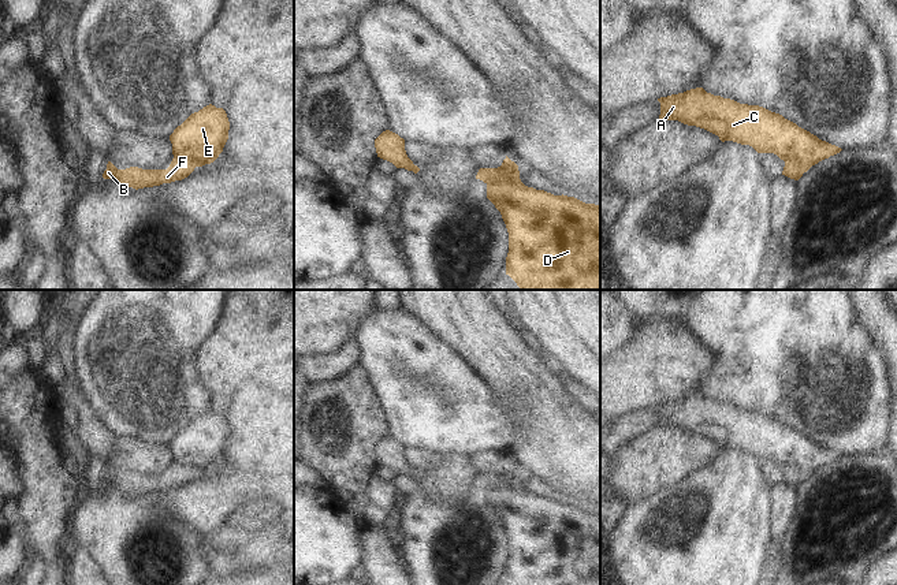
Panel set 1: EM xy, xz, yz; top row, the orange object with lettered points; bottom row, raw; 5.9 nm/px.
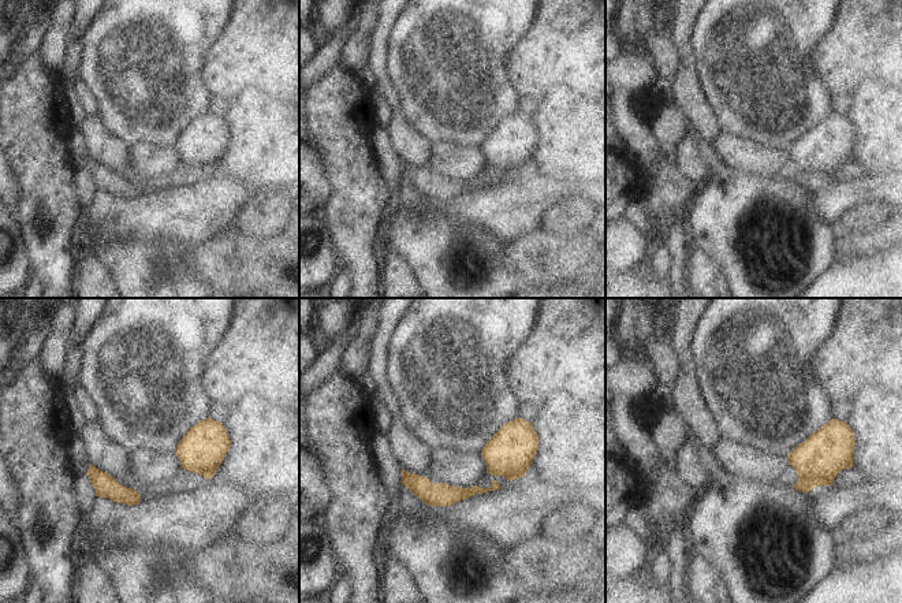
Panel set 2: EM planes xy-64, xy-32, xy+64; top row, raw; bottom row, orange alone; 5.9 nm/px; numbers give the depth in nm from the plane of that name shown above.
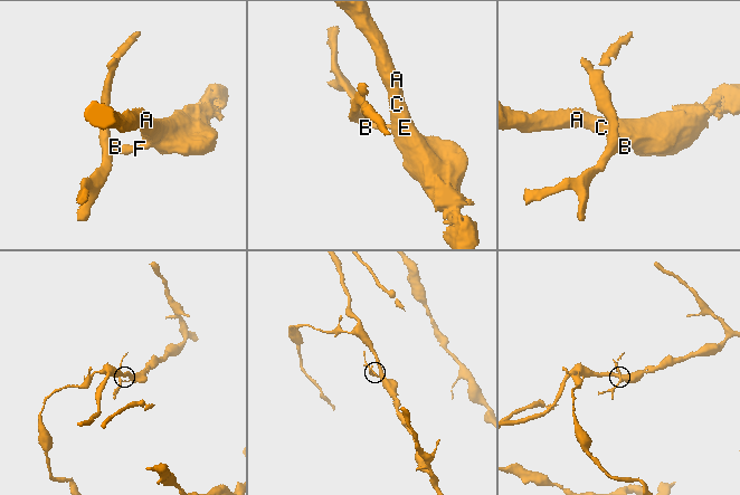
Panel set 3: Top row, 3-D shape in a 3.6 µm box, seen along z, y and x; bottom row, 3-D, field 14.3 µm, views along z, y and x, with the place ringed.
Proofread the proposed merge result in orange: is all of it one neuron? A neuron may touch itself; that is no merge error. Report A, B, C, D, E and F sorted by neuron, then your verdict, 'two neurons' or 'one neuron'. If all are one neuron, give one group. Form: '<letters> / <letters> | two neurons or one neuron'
A C D E / B F | two neurons

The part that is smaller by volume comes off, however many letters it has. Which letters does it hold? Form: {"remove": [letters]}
{"remove": ["B", "F"]}

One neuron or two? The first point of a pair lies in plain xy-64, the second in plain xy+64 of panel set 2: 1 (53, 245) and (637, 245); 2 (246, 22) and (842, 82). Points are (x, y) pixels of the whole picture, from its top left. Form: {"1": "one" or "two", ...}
{"1": "two", "2": "one"}

